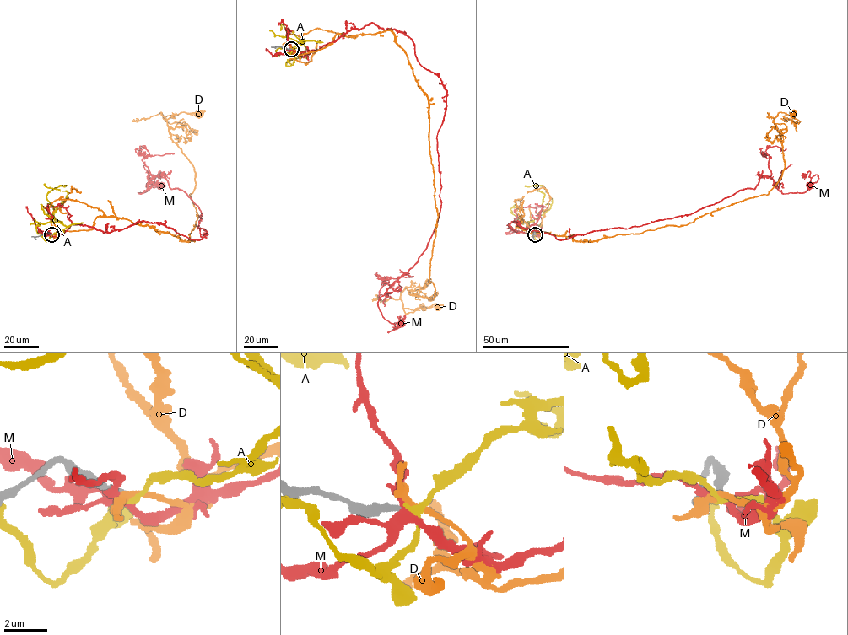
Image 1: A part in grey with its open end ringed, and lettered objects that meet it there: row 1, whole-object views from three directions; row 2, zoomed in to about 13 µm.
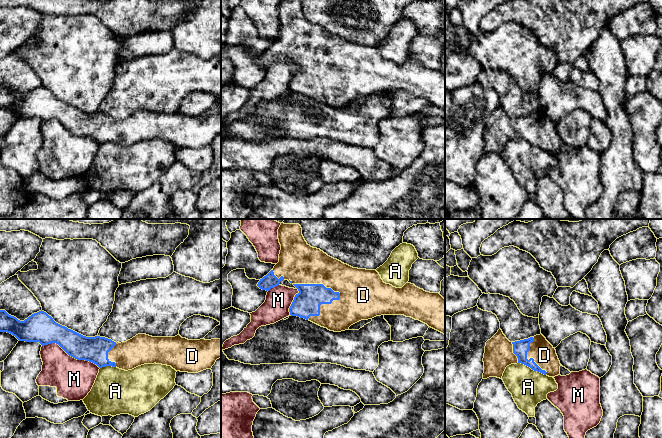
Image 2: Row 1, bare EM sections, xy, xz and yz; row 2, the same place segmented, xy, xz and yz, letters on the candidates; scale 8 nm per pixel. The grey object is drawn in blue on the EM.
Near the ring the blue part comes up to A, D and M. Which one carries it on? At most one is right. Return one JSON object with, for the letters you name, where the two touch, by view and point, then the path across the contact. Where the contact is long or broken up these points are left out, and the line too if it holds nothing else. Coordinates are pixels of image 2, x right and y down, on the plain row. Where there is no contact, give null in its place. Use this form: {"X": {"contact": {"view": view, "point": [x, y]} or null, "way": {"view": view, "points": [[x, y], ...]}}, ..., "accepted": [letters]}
{"D": {"contact": {"view": "xz", "point": [316, 60]}}, "accepted": ["D"]}

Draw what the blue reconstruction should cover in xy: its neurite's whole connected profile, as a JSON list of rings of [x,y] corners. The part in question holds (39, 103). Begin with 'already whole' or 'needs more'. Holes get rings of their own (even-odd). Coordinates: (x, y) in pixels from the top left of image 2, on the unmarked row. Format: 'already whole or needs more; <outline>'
needs more; [[[0,86],[0,108],[10,109],[19,117],[39,118],[42,122],[56,119],[69,132],[77,136],[92,138],[99,144],[112,142],[128,147],[144,140],[156,139],[171,142],[180,148],[198,149],[211,145],[216,136],[221,134],[221,115],[188,116],[180,111],[175,113],[152,113],[146,110],[138,110],[126,118],[116,119],[105,113],[83,112],[56,99],[51,92],[42,86],[32,90],[24,97],[9,91],[5,86]]]

